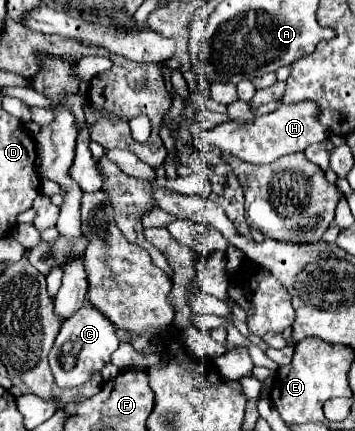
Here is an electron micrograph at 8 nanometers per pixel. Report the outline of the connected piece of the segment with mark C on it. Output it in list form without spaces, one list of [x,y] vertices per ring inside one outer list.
[[[85,302],[73,316],[69,316],[69,320],[65,320],[61,326],[53,350],[49,352],[49,364],[57,386],[61,388],[81,386],[91,378],[93,370],[101,370],[103,364],[111,360],[111,354],[119,346],[115,330],[117,328],[113,326],[113,322],[109,322],[109,318],[103,316],[91,302]]]

